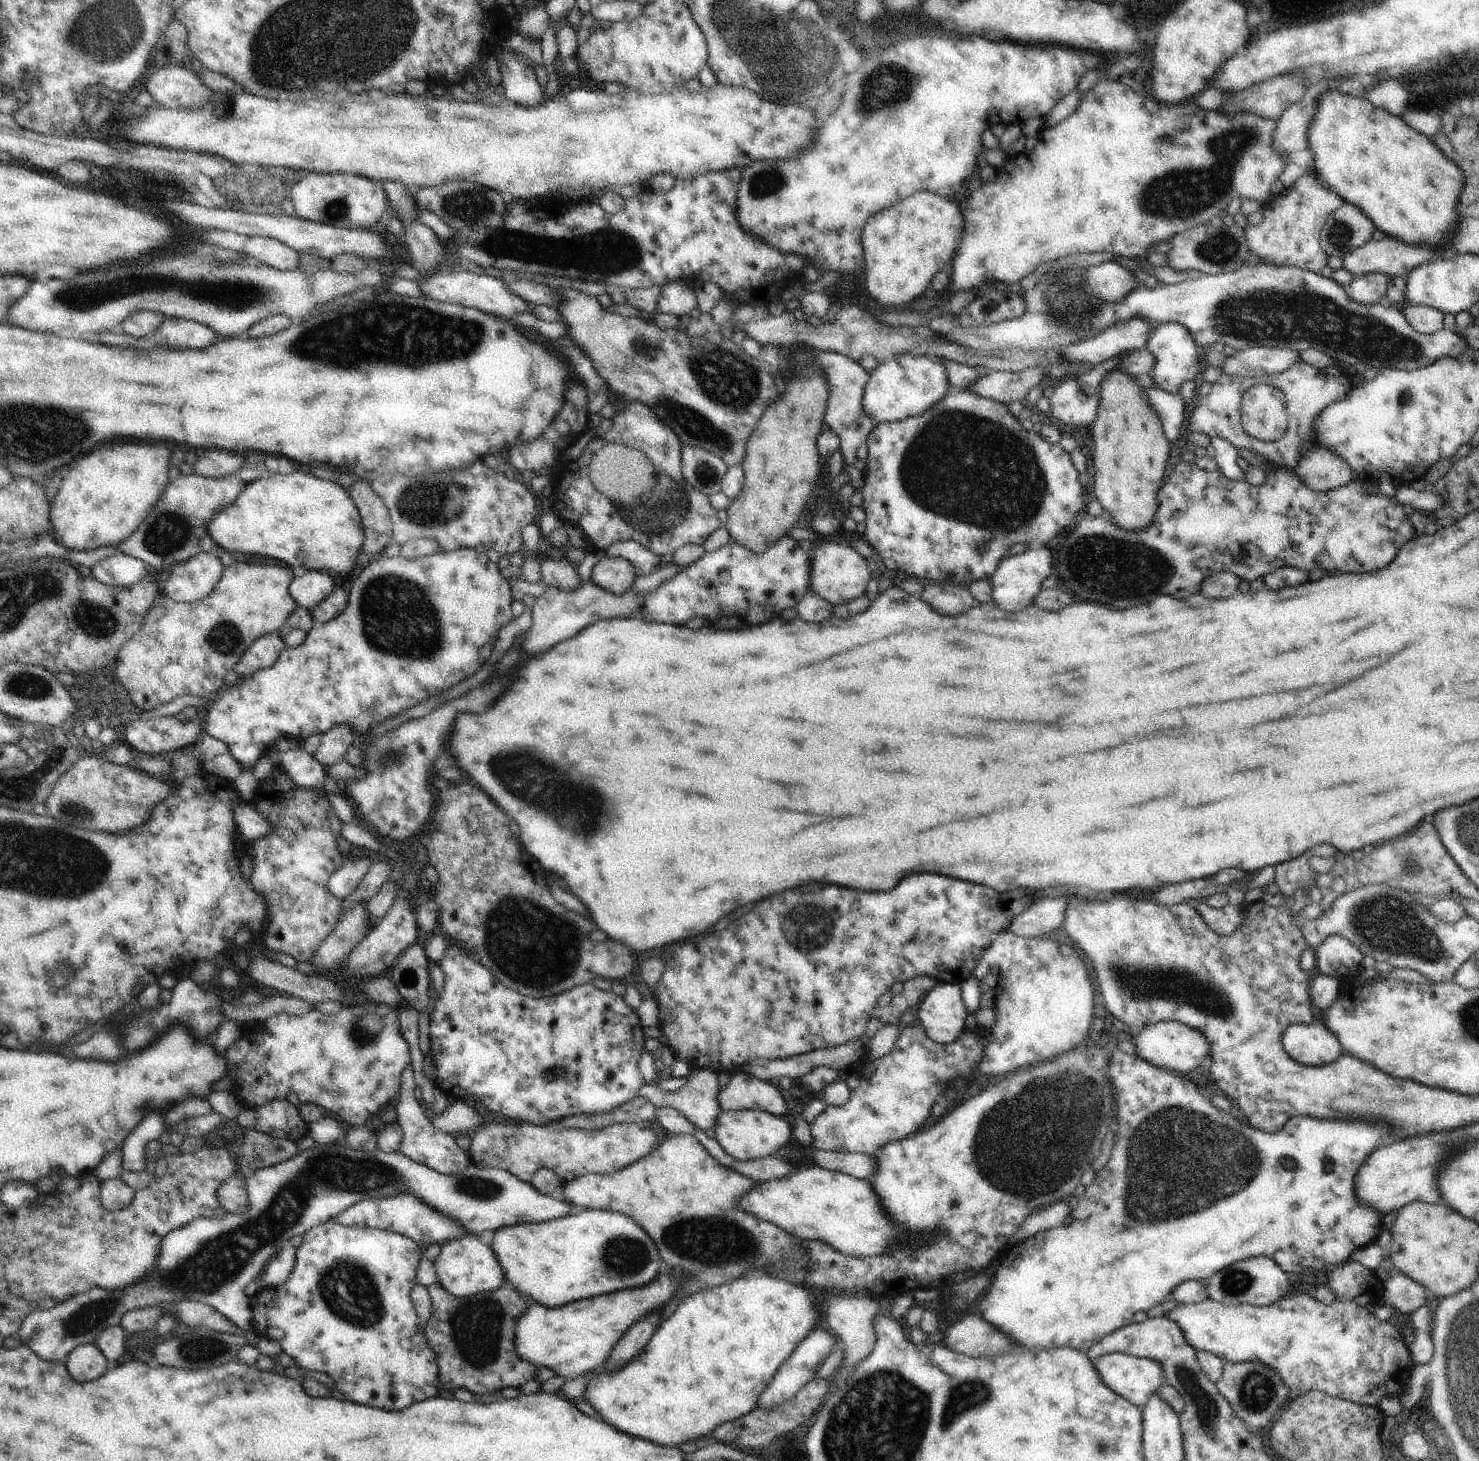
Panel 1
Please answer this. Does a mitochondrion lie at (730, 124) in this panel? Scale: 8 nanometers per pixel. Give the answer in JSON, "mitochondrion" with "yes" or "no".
{"mitochondrion":"no"}

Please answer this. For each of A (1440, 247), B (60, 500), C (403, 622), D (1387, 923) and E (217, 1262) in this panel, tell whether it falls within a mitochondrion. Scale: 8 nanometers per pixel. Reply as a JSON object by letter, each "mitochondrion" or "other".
{"A":"other","B":"other","C":"mitochondrion","D":"mitochondrion","E":"mitochondrion"}

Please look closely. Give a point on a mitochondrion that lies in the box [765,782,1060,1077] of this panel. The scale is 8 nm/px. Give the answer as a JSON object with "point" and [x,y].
{"point":[796,929]}

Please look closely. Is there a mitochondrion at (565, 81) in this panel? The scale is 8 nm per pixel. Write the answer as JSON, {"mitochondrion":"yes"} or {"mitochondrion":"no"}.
{"mitochondrion":"no"}

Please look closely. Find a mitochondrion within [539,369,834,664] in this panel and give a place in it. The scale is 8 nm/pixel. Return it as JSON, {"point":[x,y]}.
{"point":[654,506]}

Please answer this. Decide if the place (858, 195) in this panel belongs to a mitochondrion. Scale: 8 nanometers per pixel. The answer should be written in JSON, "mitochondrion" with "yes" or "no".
{"mitochondrion":"no"}

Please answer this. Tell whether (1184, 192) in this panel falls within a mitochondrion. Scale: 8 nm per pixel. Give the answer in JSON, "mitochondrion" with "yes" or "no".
{"mitochondrion":"yes"}

